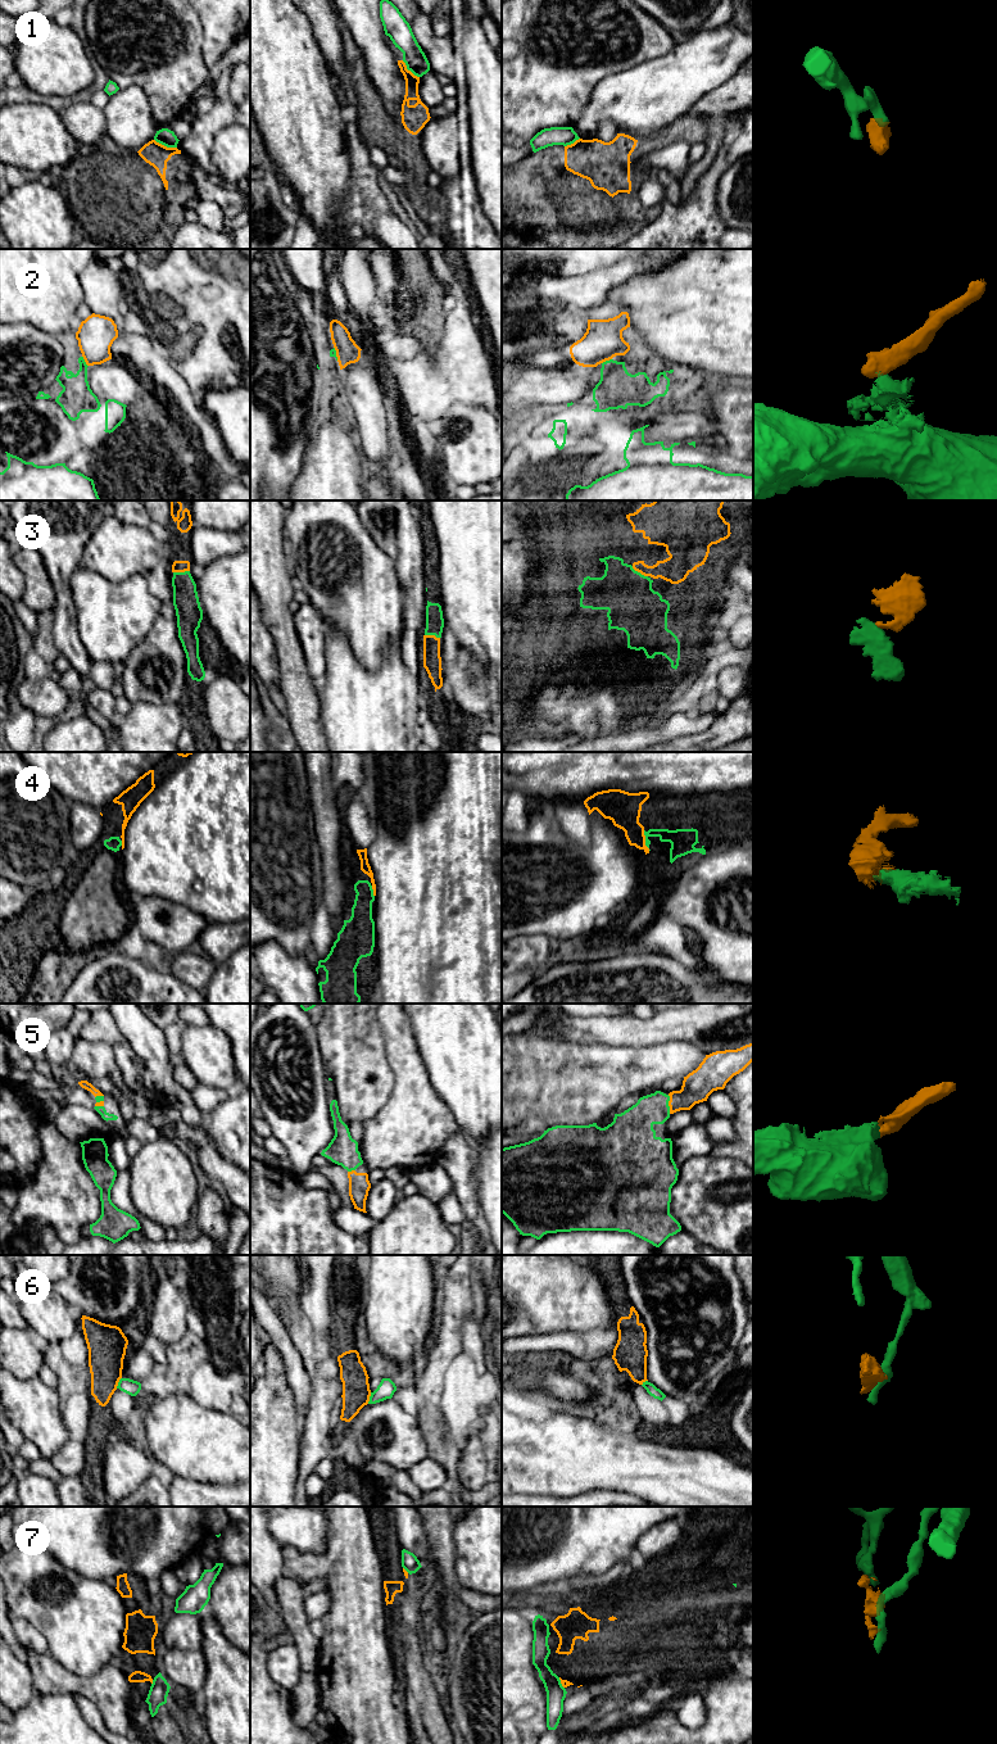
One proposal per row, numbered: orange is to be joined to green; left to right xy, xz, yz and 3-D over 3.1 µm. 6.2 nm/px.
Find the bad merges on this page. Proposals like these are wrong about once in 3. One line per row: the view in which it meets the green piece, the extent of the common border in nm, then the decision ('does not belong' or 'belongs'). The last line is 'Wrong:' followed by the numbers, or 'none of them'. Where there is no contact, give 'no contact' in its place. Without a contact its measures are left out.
1: contact in xy; length 160 nm; does not belong
2: contact in xy; length 80 nm; does not belong
3: contact in yz; length 120 nm; belongs
4: contact in yz; length 130 nm; belongs
5: contact in yz; length 120 nm; belongs
6: contact in xz; length 80 nm; does not belong
7: contact in xy; length 30 nm; does not belong
Wrong: 1, 2, 6, 7

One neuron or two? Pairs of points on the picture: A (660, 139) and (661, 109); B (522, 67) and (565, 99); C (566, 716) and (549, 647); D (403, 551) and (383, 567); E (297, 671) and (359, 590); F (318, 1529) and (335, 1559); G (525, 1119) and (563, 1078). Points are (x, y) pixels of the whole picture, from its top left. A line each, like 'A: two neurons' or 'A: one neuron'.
A: two neurons
B: one neuron
C: two neurons
D: two neurons
E: two neurons
F: two neurons
G: one neuron

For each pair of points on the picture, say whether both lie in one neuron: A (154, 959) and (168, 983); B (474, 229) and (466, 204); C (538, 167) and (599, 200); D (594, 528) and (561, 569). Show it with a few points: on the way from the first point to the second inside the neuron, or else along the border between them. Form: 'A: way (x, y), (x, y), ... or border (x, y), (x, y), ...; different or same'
A: border (139, 959), (150, 968), (171, 973); different
B: way (467, 222), (466, 211); same
C: way (553, 182), (571, 200), (584, 200); same
D: way (584, 538), (562, 558); same

